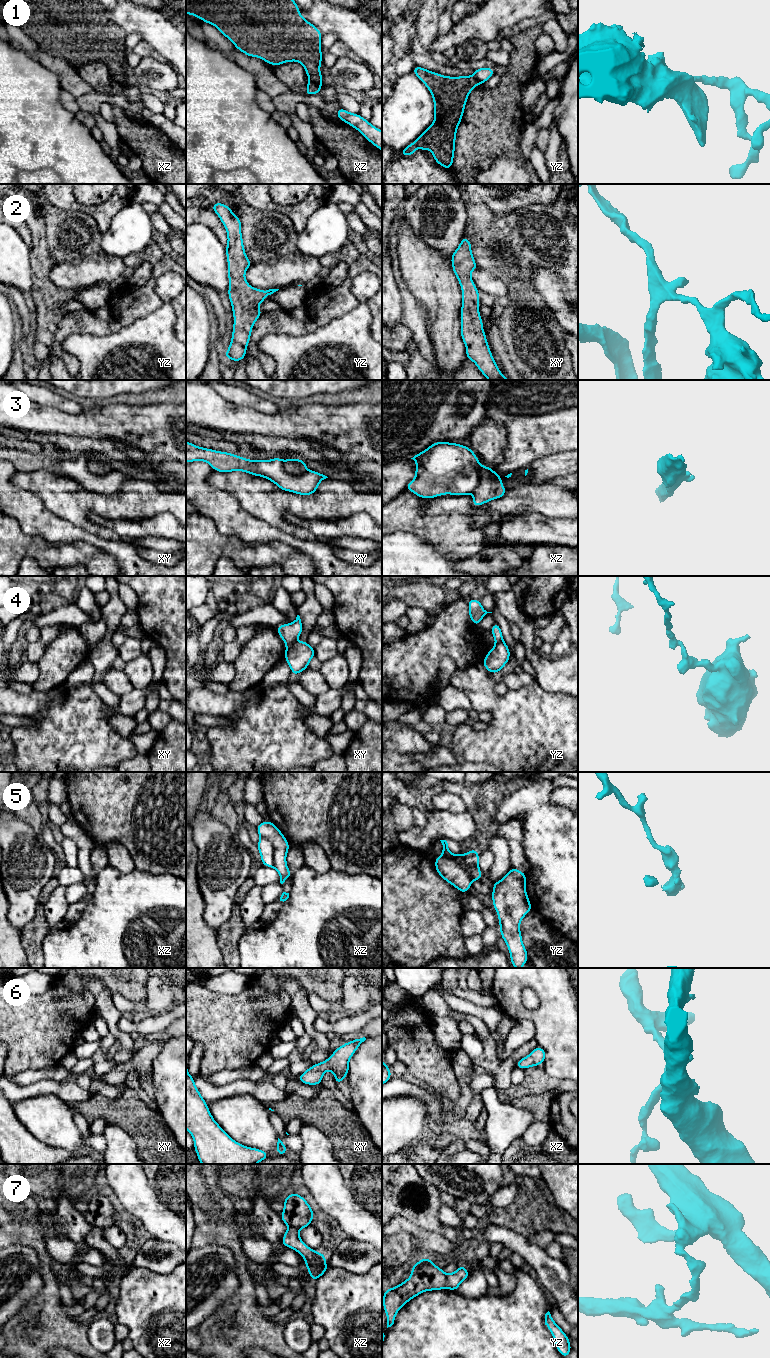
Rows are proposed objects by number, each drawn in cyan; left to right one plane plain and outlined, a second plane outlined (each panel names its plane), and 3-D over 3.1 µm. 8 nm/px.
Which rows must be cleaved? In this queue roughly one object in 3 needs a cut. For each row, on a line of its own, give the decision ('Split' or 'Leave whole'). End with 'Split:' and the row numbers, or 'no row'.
1: Split
2: Leave whole
3: Split
4: Split
5: Split
6: Leave whole
7: Split
Split: 1, 3, 4, 5, 7

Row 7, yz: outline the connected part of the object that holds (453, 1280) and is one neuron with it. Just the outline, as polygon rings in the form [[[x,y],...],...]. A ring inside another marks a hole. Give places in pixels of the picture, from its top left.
[[[461,1264],[454,1273],[446,1274],[445,1289],[457,1291],[459,1285],[468,1278],[469,1273],[465,1266]]]

